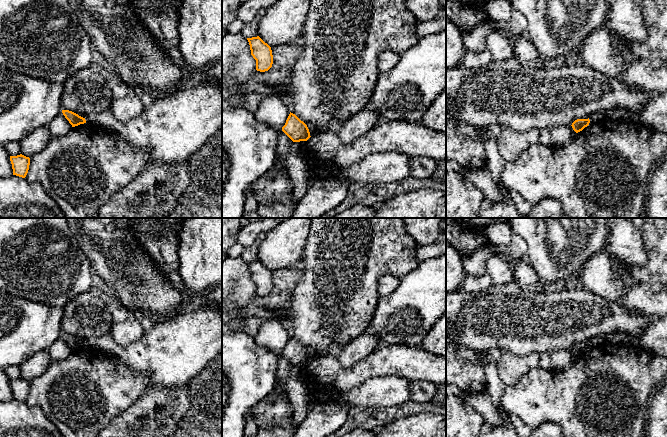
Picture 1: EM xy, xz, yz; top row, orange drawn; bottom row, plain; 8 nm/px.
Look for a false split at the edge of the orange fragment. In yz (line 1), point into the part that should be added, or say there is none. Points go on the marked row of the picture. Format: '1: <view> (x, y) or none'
1: none

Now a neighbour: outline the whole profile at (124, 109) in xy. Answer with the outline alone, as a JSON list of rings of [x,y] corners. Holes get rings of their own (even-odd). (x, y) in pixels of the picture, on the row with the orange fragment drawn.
[[[130,90],[123,98],[114,98],[110,108],[114,117],[121,123],[138,117],[142,114],[144,106],[140,100],[140,96]]]

